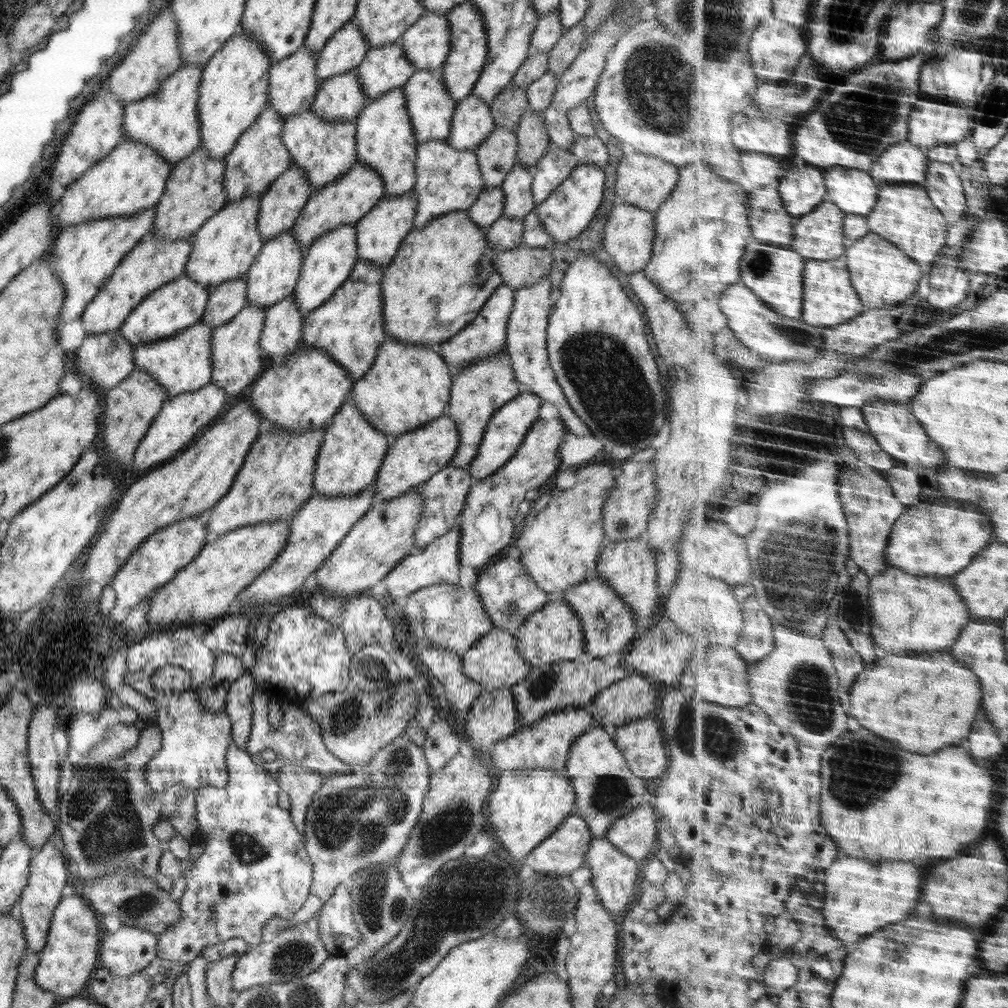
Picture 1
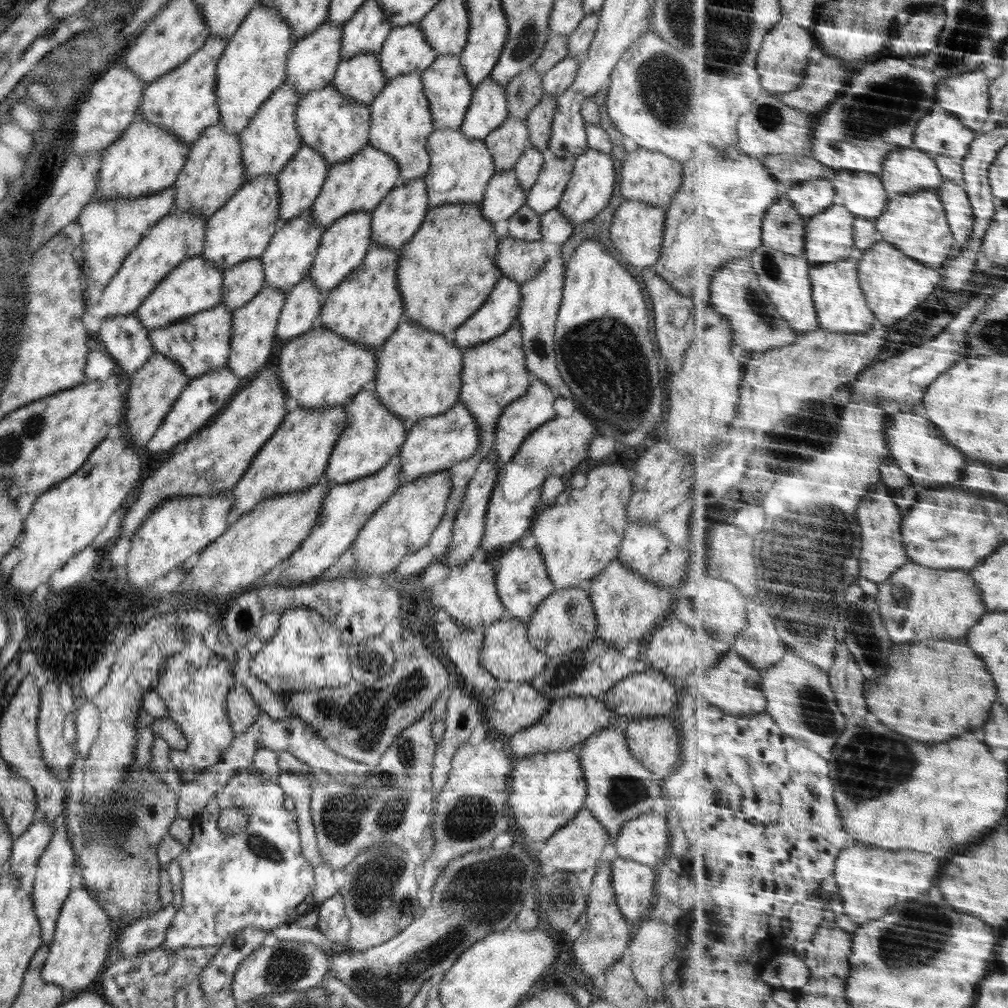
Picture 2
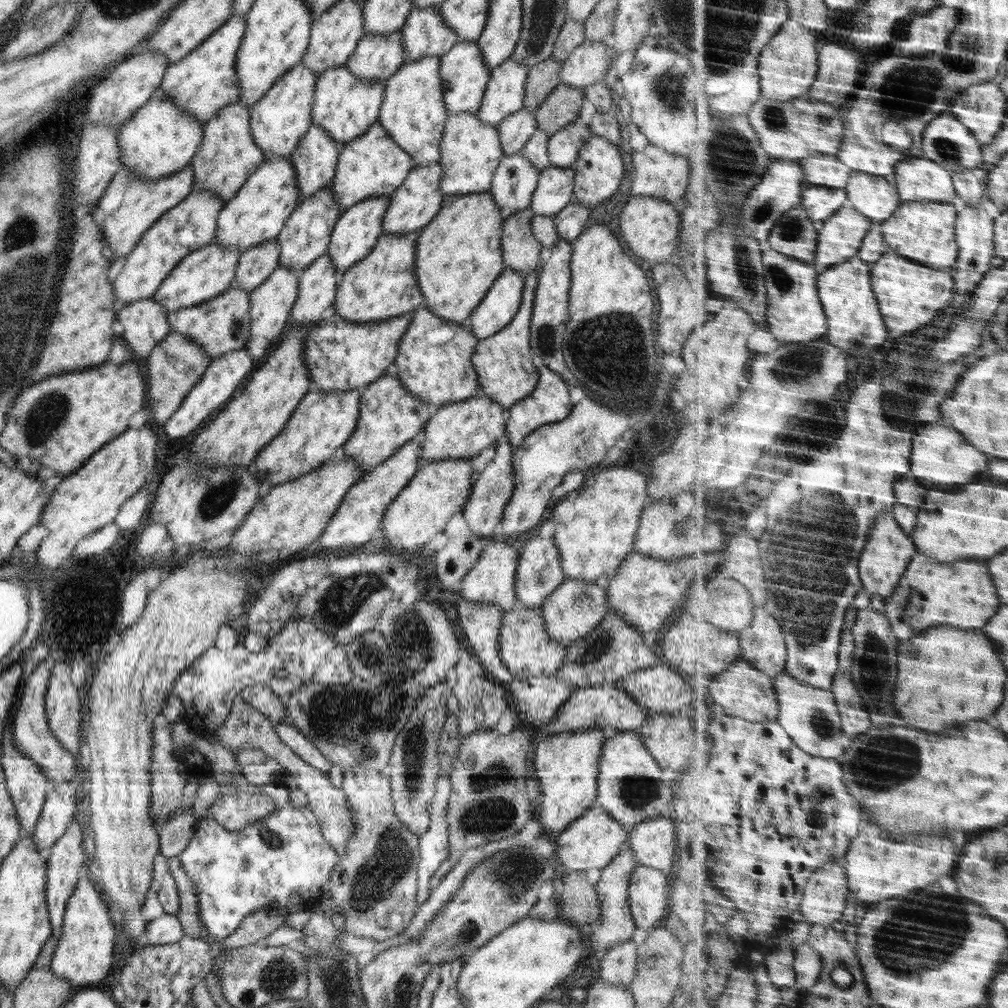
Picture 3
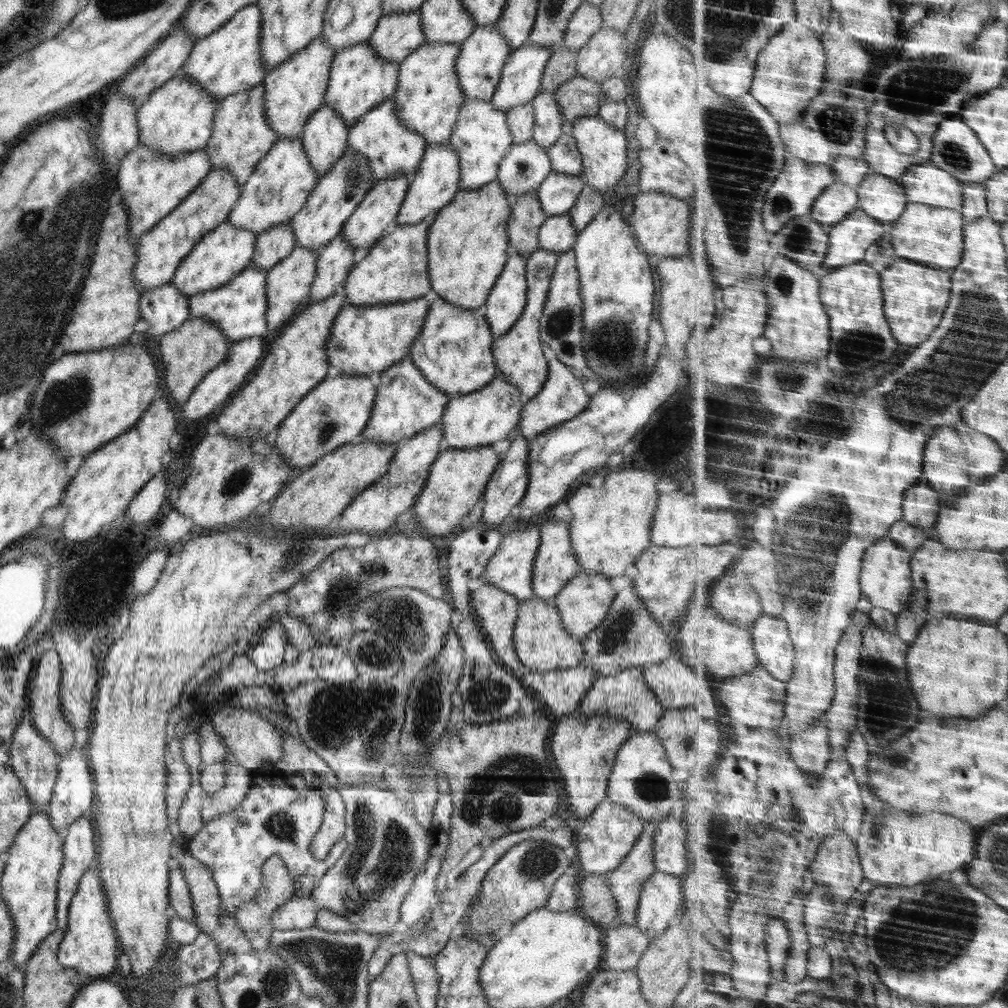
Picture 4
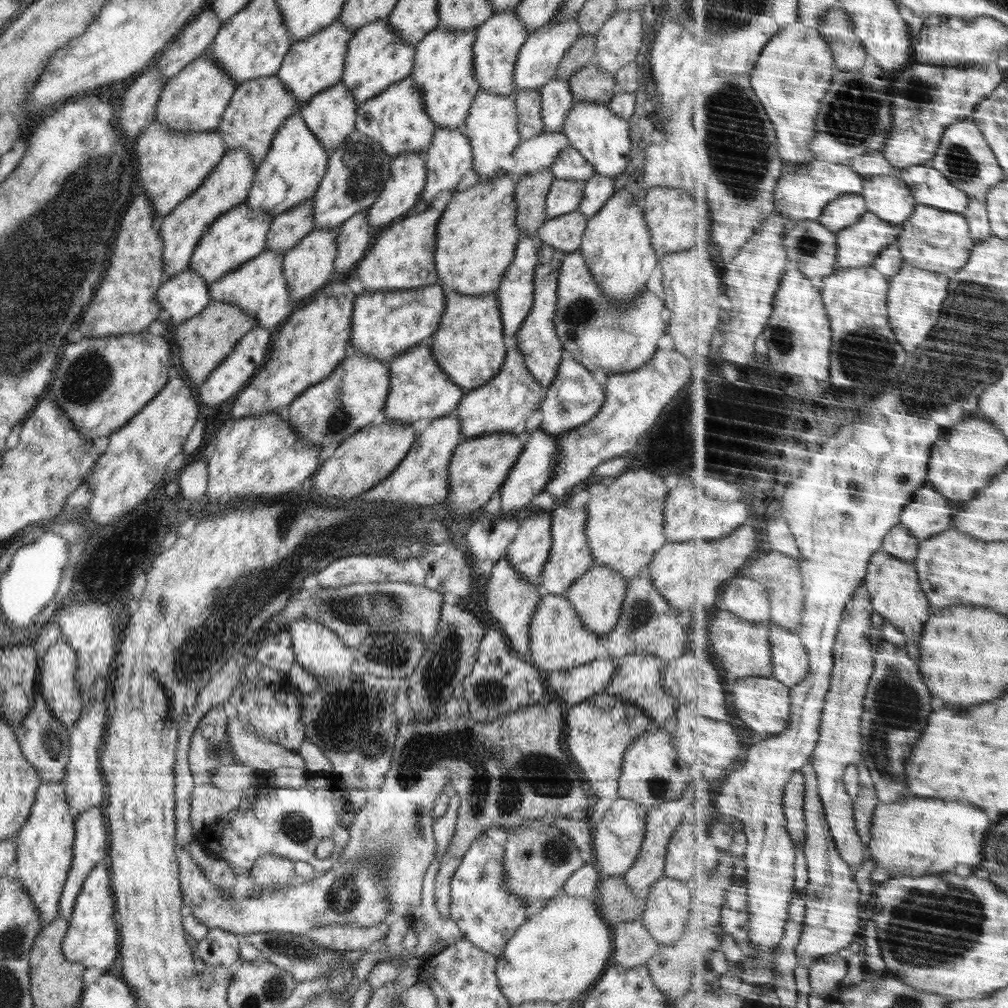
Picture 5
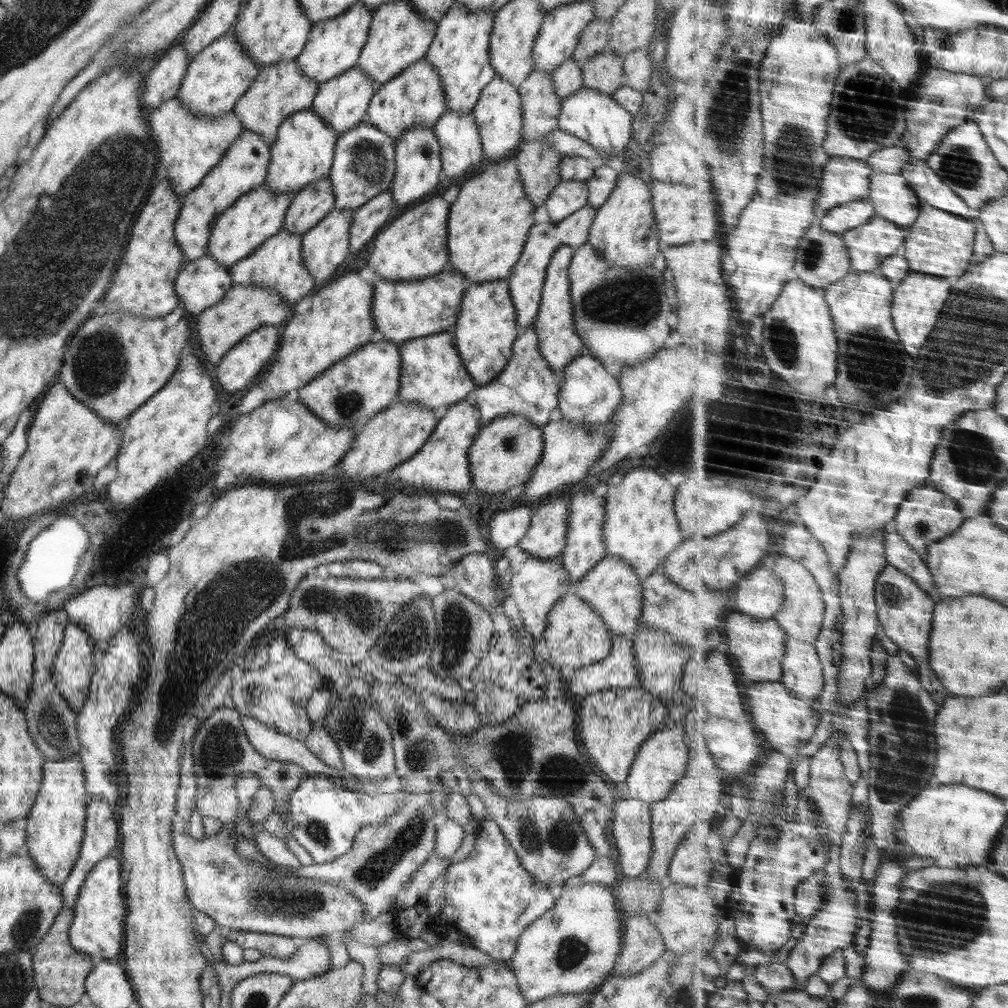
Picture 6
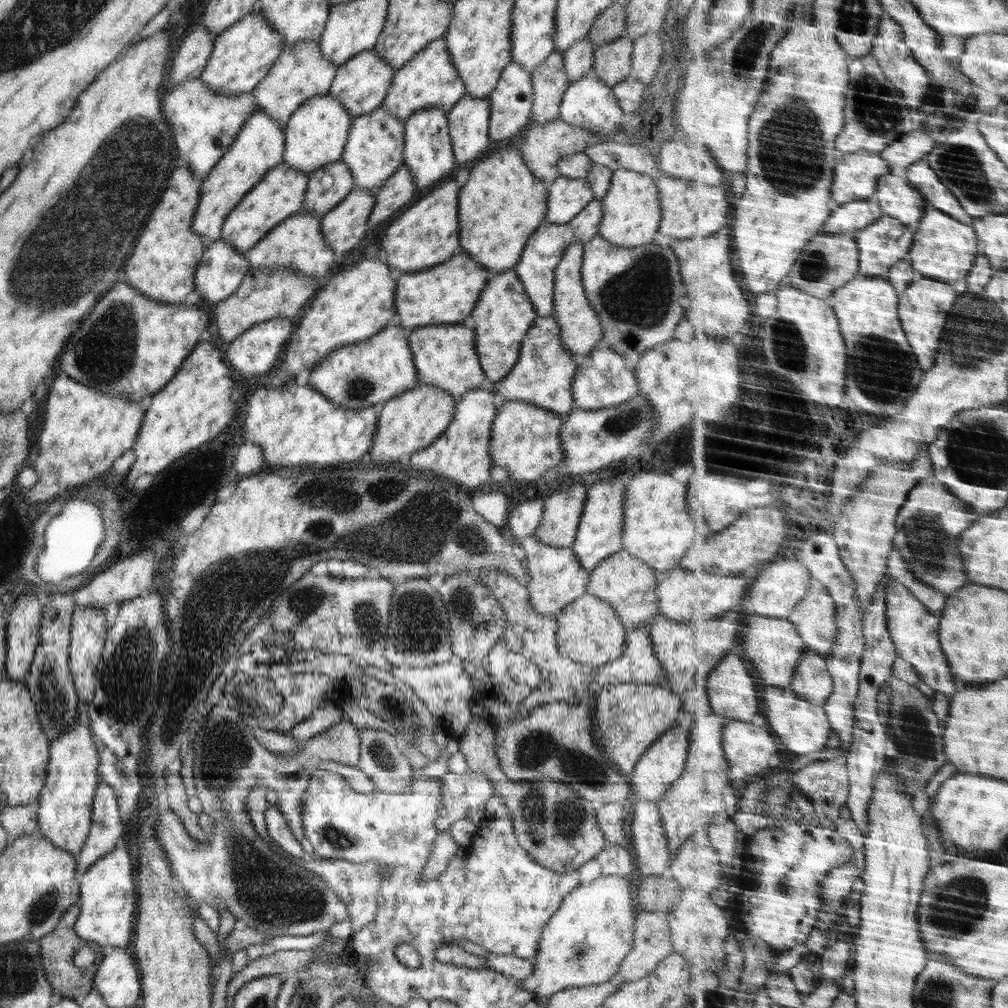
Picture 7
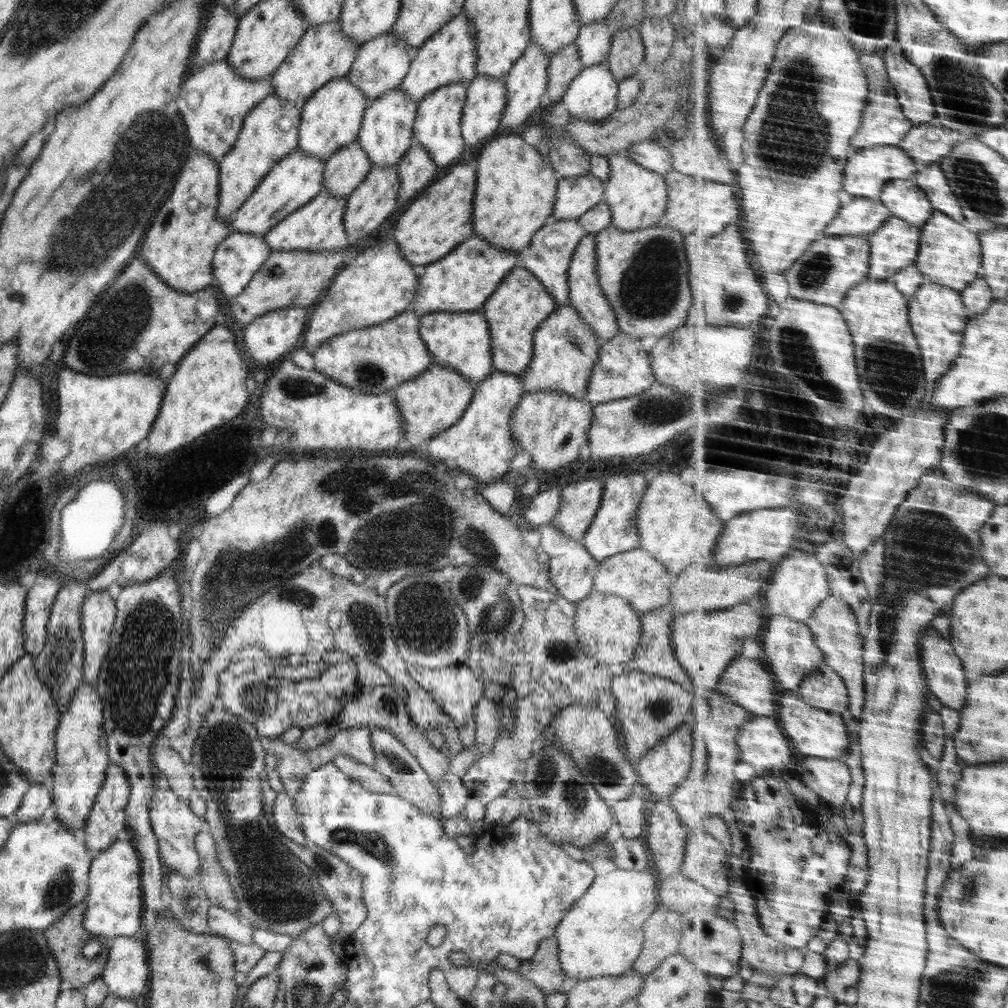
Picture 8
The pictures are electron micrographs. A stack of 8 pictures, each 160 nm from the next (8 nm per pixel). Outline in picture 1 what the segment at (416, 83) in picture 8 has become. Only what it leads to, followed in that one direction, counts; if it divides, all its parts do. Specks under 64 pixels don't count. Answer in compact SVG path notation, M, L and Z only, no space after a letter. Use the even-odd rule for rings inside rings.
M360 162L354 164L348 173L337 178L334 182L313 190L304 210L300 211L290 230L293 238L301 244L303 256L306 256L307 248L324 233L343 224L355 226L384 196L382 177L374 169L362 165Z

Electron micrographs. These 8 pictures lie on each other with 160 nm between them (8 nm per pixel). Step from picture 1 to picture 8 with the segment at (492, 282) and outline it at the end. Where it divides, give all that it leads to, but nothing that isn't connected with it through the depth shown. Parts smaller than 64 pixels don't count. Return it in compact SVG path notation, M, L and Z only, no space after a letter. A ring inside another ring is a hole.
M520 131L500 132L480 152L476 166L473 232L498 248L521 252L532 236L551 220L559 176L545 156L526 144Z

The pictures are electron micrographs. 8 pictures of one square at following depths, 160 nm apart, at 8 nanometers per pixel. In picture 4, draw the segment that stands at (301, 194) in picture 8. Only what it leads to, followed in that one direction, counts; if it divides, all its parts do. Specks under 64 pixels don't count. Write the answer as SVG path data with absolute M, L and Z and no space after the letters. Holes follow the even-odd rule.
M226 219L218 228L204 235L192 247L170 283L190 298L199 292L220 288L251 264L257 236L258 234L254 231L250 232L232 226L229 219Z

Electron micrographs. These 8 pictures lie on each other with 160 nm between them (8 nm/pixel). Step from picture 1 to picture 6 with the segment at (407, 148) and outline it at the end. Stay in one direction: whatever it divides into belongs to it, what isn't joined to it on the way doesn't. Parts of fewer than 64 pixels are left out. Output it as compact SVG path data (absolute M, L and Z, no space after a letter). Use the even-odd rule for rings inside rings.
M454 4L437 21L434 40L424 57L439 72L447 110L472 111L482 89L497 75L488 52L494 17L494 12L470 12Z

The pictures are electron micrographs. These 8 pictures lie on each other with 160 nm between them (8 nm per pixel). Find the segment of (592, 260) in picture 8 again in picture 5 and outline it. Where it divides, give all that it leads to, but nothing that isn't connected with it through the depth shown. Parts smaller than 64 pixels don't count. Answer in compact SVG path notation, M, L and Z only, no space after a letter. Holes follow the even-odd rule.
M542 243L540 245L540 262L534 266L533 305L523 324L519 326L516 335L518 350L522 353L525 367L533 379L545 390L556 378L562 355L566 354L552 322L557 309L557 280L560 274L560 266L562 266L566 255L567 253L556 250L547 244Z

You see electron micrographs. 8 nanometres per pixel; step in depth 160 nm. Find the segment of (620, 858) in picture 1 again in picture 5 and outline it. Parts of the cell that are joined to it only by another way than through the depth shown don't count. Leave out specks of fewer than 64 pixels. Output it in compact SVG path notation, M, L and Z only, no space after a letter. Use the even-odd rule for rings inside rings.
M664 876L652 884L649 890L640 921L659 943L674 944L682 938L687 920L693 919L690 883Z

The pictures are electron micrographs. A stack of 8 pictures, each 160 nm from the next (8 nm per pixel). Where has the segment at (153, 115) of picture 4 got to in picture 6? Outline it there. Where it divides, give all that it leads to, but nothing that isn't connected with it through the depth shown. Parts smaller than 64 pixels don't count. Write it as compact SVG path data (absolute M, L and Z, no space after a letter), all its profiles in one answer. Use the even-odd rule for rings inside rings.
M228 31L191 59L177 92L177 98L194 114L222 116L233 112L235 102L251 87L252 81L261 70L262 66L257 66L247 56L239 38Z

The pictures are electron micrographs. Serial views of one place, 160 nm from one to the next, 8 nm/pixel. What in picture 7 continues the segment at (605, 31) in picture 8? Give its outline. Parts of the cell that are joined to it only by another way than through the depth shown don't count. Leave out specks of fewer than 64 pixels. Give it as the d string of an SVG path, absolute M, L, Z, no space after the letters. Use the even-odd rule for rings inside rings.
M585 36L563 52L564 70L570 83L593 74L593 52L595 48L595 44Z

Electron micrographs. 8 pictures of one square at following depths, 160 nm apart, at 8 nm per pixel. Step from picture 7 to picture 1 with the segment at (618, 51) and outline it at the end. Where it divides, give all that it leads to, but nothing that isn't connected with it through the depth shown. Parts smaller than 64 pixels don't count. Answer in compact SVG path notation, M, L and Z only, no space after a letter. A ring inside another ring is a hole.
M529 110L520 120L518 137L518 158L522 165L534 168L549 150L550 140L545 128L545 121Z

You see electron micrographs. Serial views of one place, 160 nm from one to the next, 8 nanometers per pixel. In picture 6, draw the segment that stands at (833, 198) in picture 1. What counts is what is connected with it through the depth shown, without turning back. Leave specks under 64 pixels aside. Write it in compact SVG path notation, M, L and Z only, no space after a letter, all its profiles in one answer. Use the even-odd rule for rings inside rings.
M876 172L871 190L870 201L880 216L903 227L912 226L920 218L924 201L903 173Z

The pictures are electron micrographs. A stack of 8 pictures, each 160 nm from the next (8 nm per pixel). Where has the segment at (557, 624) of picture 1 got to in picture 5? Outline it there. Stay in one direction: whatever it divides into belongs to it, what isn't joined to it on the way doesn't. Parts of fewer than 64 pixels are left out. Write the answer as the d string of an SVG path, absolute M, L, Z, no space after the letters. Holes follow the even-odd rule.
M592 564L582 576L579 576L568 587L564 595L572 603L580 621L586 625L586 631L594 632L596 636L603 639L604 636L608 636L608 632L614 630L616 622L620 620L621 604L626 591L627 581L620 573L608 567Z

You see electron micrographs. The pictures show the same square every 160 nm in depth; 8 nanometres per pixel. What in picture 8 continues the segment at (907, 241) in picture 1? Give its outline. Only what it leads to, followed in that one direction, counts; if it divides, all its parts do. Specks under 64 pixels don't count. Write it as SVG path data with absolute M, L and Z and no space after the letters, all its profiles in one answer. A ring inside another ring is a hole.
M938 210L922 229L920 258L916 266L926 275L927 283L942 284L964 291L982 275L983 241L980 233L971 232L967 225Z

